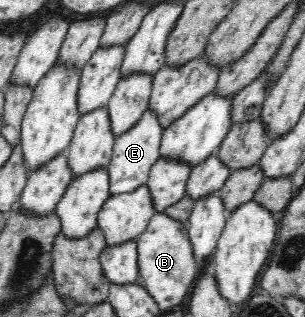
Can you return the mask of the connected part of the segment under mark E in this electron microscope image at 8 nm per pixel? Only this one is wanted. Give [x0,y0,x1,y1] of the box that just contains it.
[108,108,164,194]

